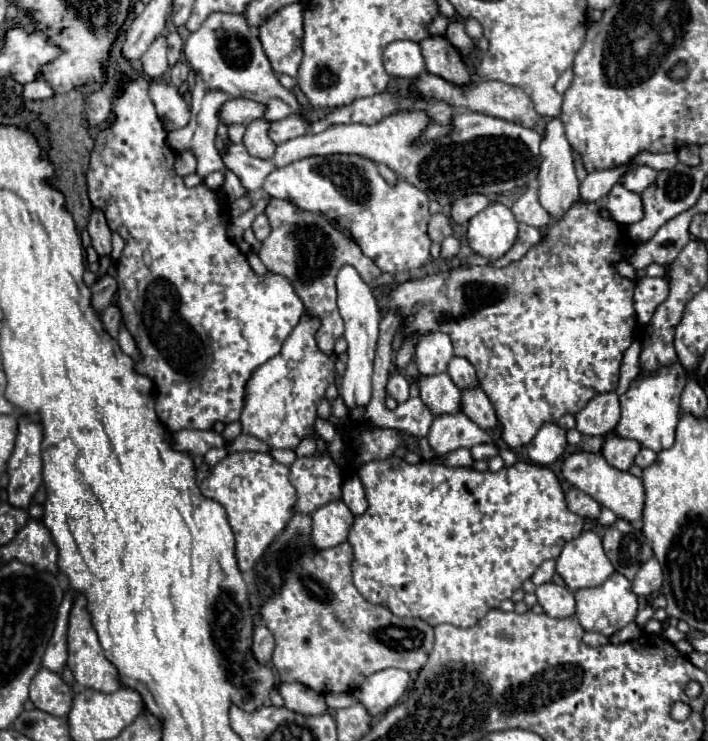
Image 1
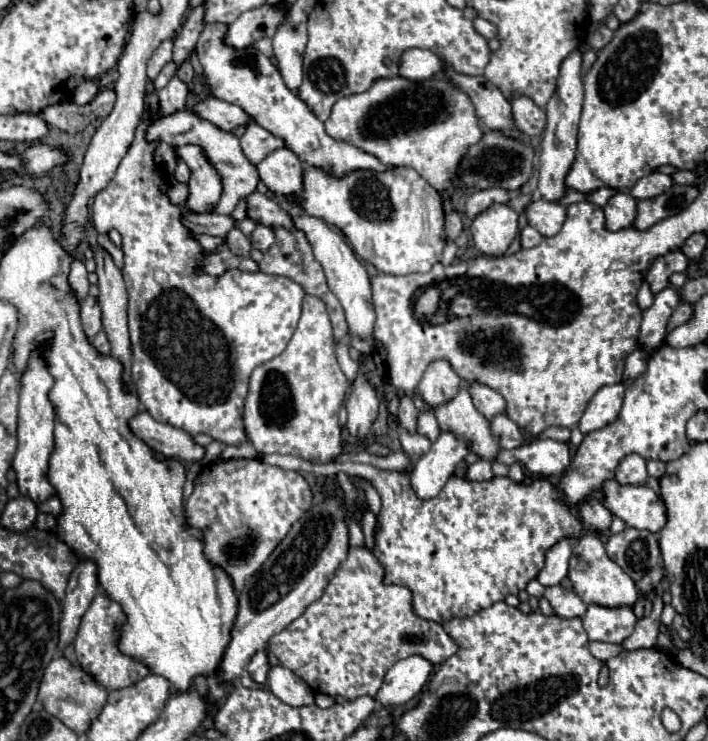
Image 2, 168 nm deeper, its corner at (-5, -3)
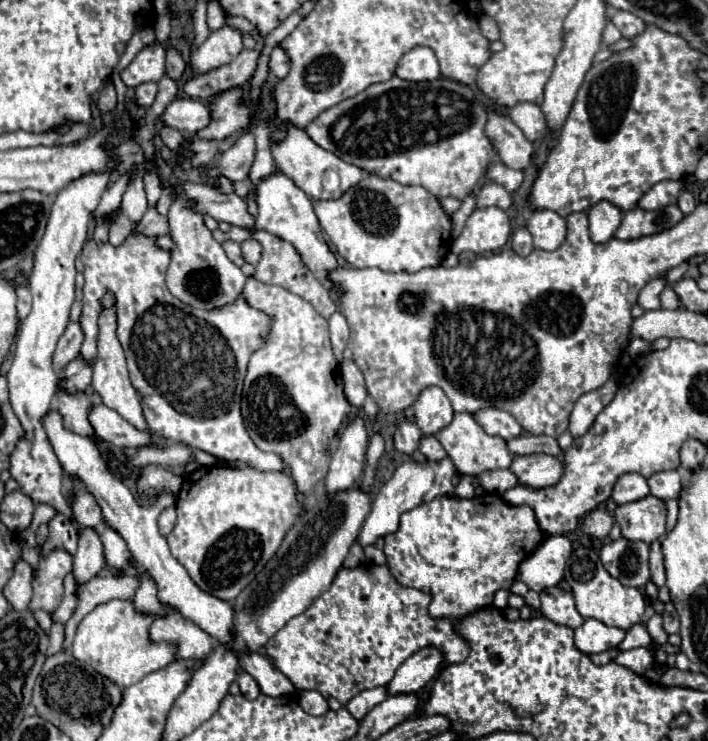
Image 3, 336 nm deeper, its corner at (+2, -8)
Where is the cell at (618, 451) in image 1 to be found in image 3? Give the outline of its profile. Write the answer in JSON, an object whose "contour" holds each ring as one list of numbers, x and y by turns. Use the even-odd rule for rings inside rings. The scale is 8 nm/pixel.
{"contour":[[623,474,613,488,613,500,615,500,617,506,641,500,647,494,649,494,647,480,639,474]]}

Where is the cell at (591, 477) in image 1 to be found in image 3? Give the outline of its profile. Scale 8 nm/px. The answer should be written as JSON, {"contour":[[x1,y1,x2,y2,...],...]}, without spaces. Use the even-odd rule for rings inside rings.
{"contour":[[655,496,617,506,615,510,615,520,621,526,621,534,627,540,643,540,647,544,665,534,665,518,667,506]]}

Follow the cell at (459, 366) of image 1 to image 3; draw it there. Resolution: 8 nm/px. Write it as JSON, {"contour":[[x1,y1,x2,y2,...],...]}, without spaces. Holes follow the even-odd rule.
{"contour":[[485,408,475,414,475,420,487,434,499,436,503,440,513,440,513,438,521,436,521,432,523,432,519,422,509,412,499,410,499,408]]}

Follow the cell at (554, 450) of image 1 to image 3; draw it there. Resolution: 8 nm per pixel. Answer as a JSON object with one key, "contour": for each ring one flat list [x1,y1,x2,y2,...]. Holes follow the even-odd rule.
{"contour":[[529,454,519,456,511,464,511,472,519,478,519,484,529,488,549,488,561,480,563,464,555,456]]}

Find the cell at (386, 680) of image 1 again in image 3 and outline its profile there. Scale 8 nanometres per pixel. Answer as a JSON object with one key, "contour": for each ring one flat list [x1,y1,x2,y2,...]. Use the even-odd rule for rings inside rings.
{"contour":[[433,646,419,650,399,666,393,680,387,684,389,694,411,694,421,690,439,672,443,660,443,652]]}

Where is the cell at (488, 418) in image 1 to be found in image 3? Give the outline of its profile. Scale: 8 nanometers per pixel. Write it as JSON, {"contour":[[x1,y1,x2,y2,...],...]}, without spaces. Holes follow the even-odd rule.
{"contour":[[521,434,519,438,509,440,507,446,513,454,549,454,549,456,557,456,561,452,557,440,551,438,551,436]]}

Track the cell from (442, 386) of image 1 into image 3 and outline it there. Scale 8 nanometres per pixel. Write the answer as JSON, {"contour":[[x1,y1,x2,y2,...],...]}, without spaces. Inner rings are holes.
{"contour":[[457,412,453,416,453,422,447,428,443,428,441,432,437,432,437,440,441,442,441,446,445,448,445,452,453,460,455,468,461,474,469,474,469,476,479,476,481,472,487,472,487,470,509,468,511,460,517,458,515,454,511,454,507,450,507,442,503,438,487,434,483,428,479,428,475,418,465,412]]}

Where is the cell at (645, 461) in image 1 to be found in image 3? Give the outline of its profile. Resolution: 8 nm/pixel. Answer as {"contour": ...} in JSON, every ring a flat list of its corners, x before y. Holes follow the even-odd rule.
{"contour":[[659,472,653,474,647,480,649,488,651,488,651,496,657,496,661,500,669,500,669,498,679,498,681,494,681,480,679,480,679,472]]}

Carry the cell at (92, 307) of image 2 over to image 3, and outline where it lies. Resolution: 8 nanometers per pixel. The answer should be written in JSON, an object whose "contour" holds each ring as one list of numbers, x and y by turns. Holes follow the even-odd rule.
{"contour":[[69,322,63,336,57,342,57,348,53,352,53,368,57,374,79,354,79,348,83,344,83,332,77,322]]}

